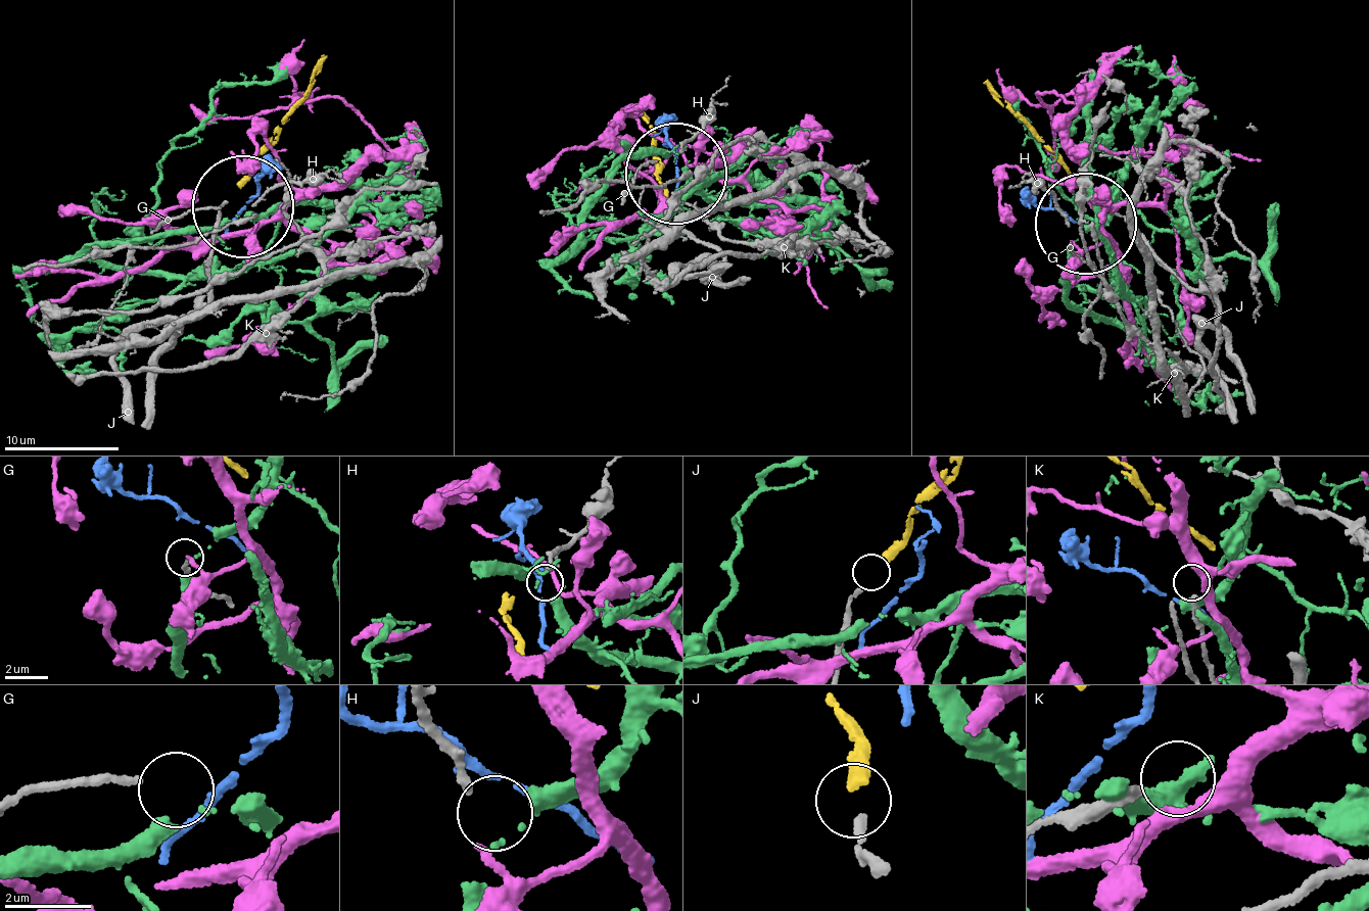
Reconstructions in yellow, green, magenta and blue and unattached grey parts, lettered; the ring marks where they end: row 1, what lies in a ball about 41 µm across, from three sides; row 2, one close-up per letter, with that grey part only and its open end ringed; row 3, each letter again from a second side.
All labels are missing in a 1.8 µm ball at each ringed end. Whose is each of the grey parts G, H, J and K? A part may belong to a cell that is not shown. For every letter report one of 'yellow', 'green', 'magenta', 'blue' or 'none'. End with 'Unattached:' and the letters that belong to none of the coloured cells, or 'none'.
G: none
H: green
J: yellow
K: none
Unattached: G, K

